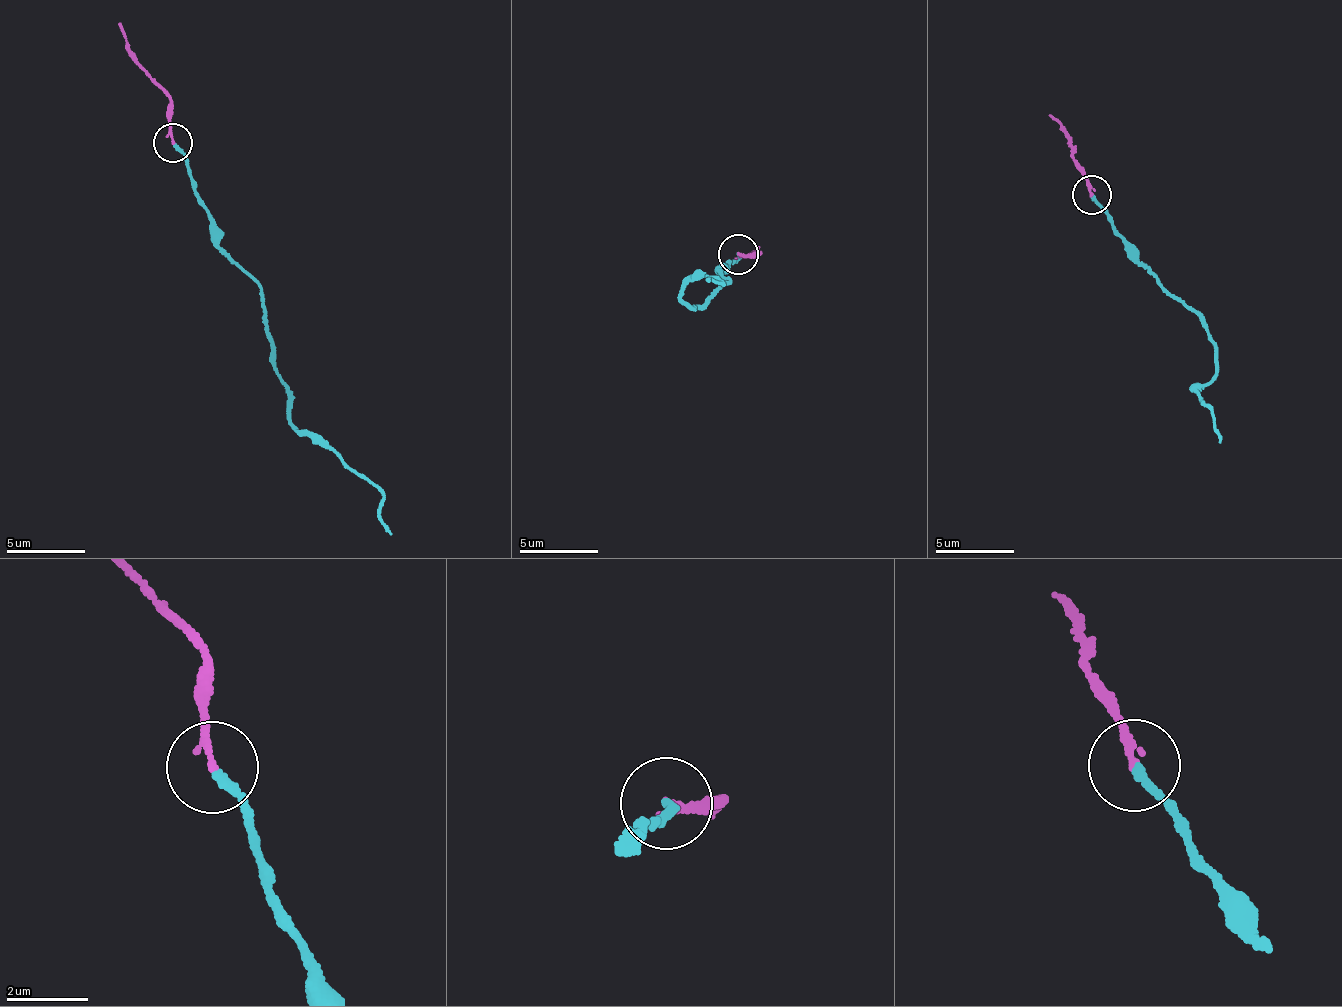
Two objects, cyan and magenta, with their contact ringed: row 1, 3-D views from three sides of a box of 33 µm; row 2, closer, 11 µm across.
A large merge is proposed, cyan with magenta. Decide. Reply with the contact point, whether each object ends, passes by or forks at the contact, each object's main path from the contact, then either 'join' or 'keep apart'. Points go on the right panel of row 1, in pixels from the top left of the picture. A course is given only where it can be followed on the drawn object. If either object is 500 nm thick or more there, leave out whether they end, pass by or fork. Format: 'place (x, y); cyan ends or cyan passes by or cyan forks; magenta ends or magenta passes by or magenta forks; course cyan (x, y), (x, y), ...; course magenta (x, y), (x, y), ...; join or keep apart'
place (1091, 195); cyan ends; magenta ends; course cyan (1092, 193), (1135, 260), (1198, 317), (1214, 345), (1216, 375), (1194, 391), (1211, 411), (1213, 430), (1220, 443); course magenta (1092, 193), (1064, 129), (1048, 116); join

